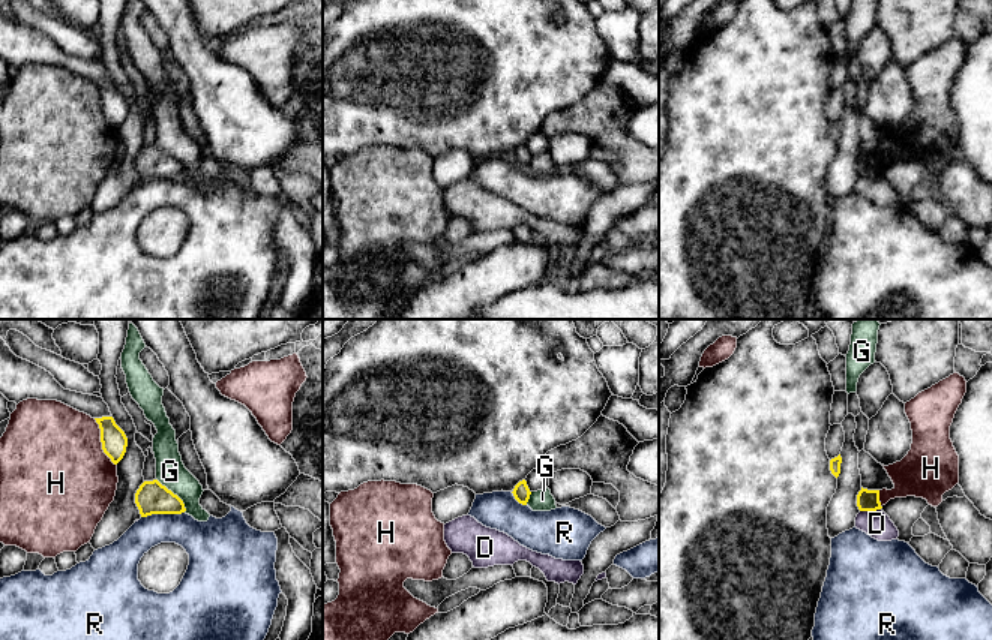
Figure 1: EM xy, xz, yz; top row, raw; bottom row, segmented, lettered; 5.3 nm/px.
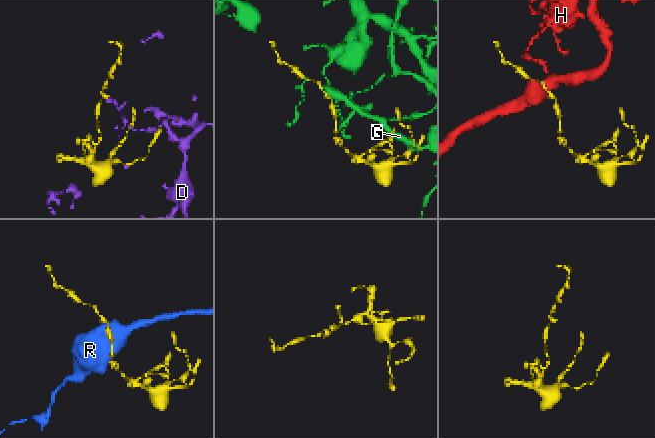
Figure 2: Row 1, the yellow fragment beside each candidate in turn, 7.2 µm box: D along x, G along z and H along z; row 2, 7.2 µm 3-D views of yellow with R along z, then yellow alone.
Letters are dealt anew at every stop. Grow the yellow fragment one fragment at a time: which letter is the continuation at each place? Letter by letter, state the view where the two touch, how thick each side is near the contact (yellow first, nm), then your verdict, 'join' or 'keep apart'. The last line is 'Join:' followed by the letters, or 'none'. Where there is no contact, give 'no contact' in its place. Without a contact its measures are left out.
D: yz | 110/140 nm | keep apart
G: xy | 180/160 nm | keep apart
H: xy | 140/500 nm | keep apart
R: xy | 180/200 nm | keep apart
Join: none

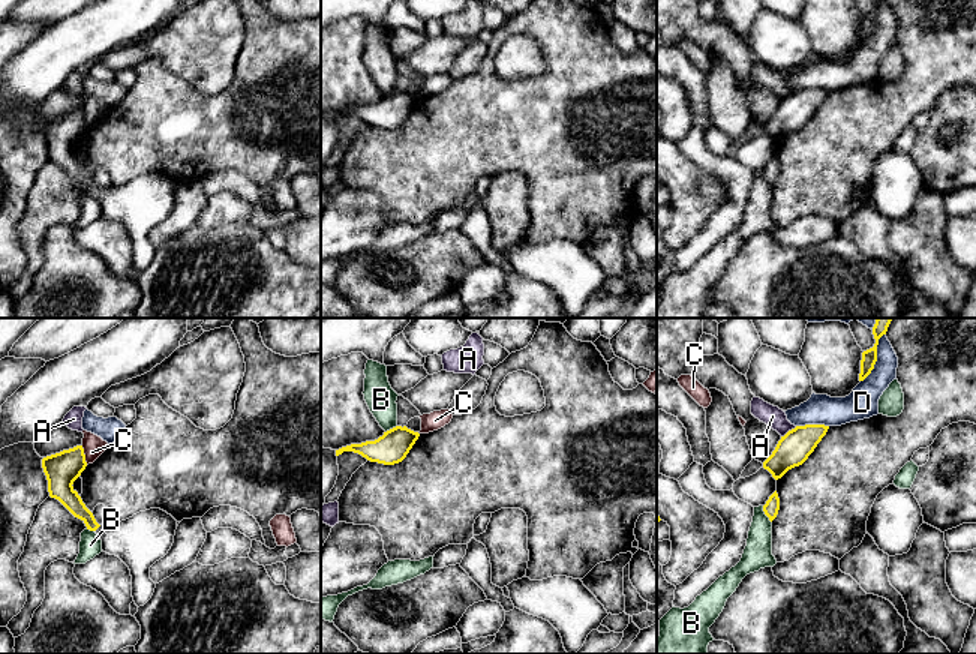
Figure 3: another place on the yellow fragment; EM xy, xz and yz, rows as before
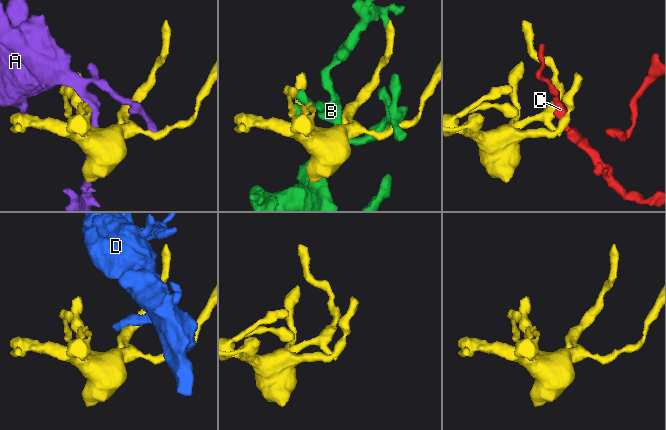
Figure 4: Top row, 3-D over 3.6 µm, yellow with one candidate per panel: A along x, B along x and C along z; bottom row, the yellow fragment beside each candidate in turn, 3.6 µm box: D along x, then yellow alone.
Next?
A: yz | 180/110 nm | keep apart
B: yz | 80/160 nm | keep apart
C: xy | 180/120 nm | keep apart
D: yz | 80/160 nm | keep apart
Join: none

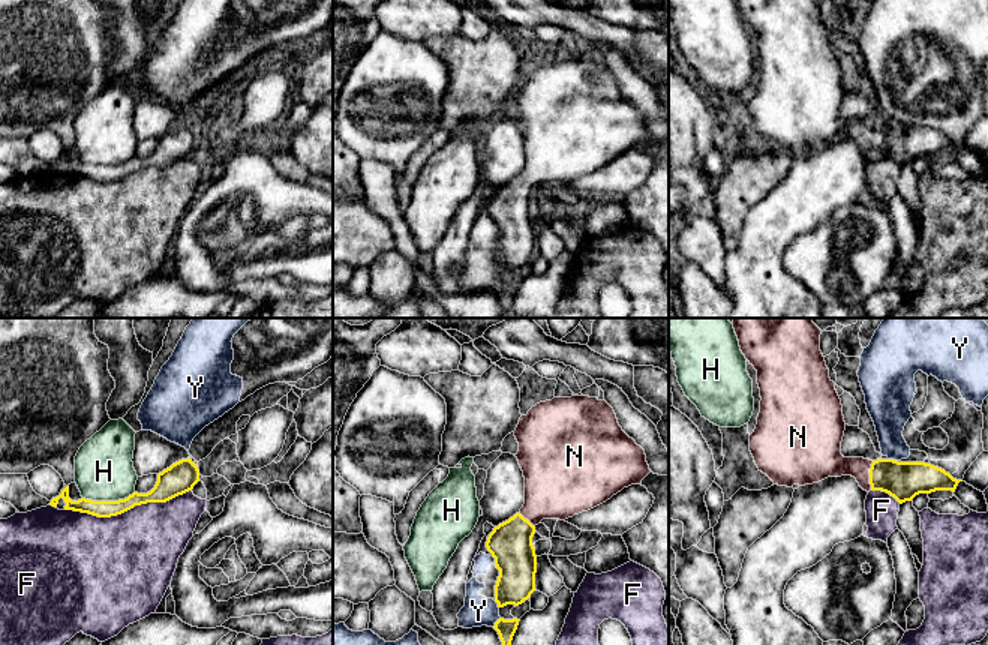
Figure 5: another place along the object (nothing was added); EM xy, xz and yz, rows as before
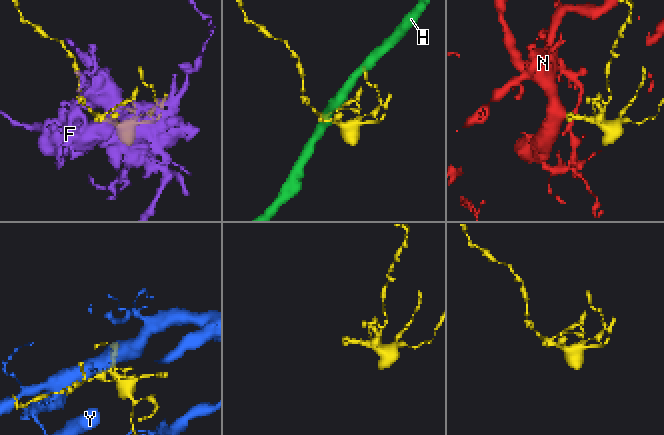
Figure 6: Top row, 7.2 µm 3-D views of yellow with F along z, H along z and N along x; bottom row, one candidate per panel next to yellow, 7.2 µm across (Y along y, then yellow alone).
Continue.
F: xy | 140/460 nm | keep apart
H: xy | 100/320 nm | keep apart
N: yz | 200/180 nm | join
Y: yz | 200/200 nm | keep apart
Join: N

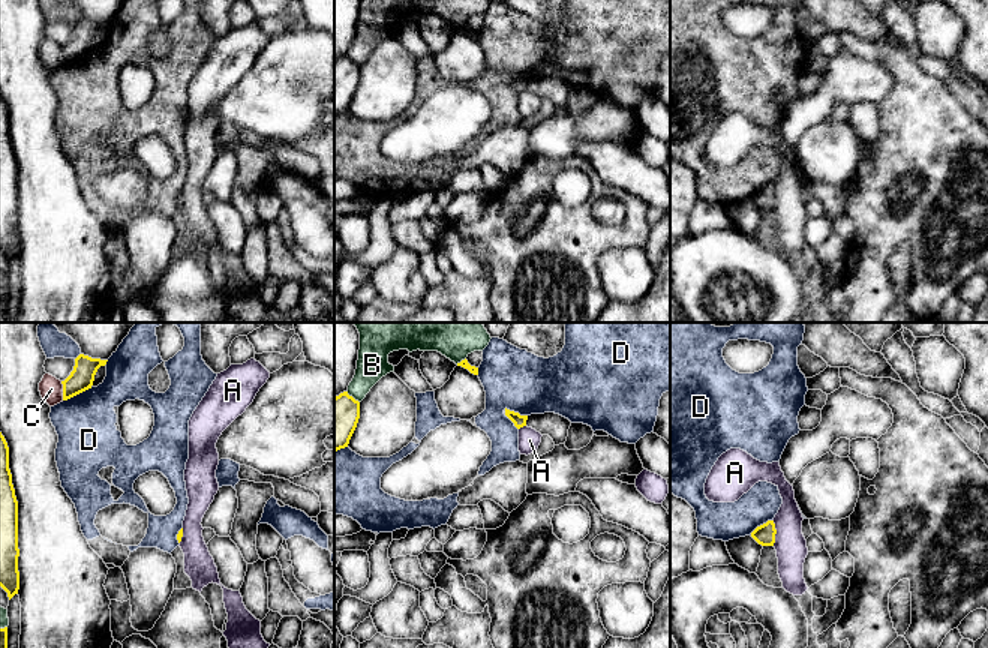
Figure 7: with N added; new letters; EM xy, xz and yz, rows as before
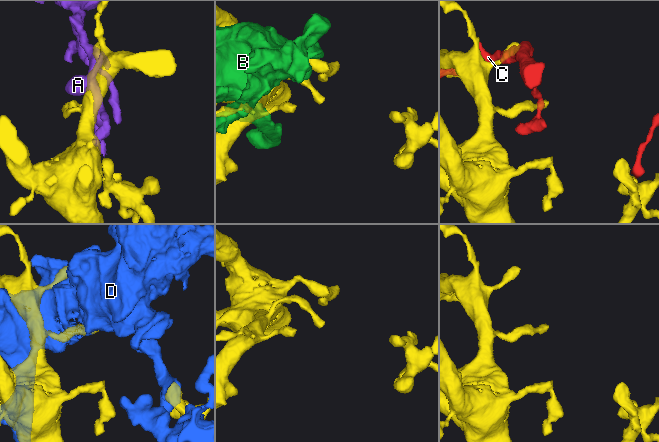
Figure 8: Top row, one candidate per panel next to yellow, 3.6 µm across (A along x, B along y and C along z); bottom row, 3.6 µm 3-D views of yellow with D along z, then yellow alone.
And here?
A: yz | 110/170 nm | keep apart
B: xz | 50/340 nm | keep apart
C: xy | 130/130 nm | keep apart
D: xy | 130/320 nm | keep apart
Join: none

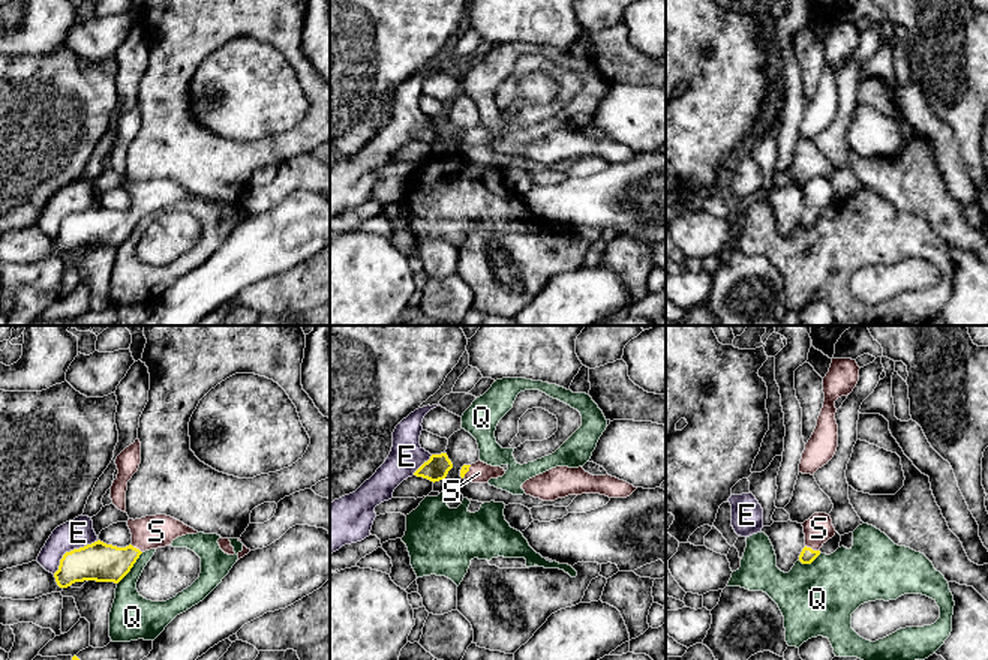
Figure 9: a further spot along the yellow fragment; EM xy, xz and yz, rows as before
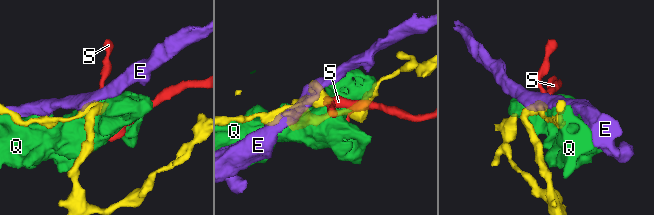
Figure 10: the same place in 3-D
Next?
E: xy | 200/160 nm | keep apart
Q: xy | 200/220 nm | keep apart
S: yz | 80/150 nm | join
Join: S

